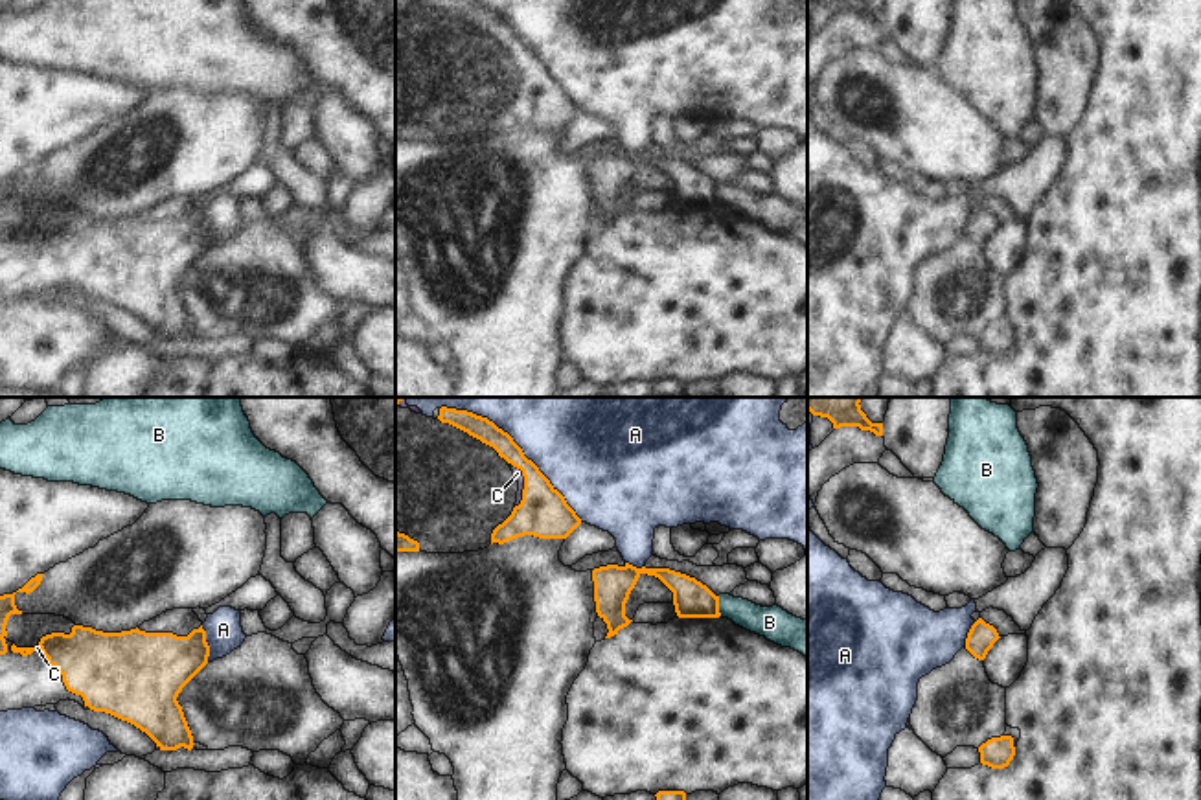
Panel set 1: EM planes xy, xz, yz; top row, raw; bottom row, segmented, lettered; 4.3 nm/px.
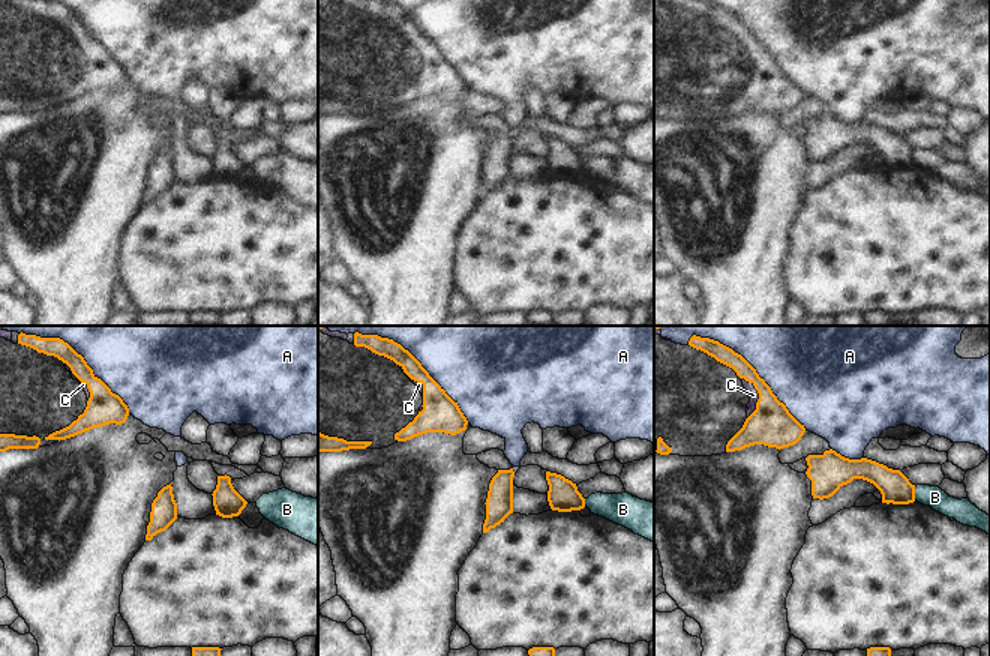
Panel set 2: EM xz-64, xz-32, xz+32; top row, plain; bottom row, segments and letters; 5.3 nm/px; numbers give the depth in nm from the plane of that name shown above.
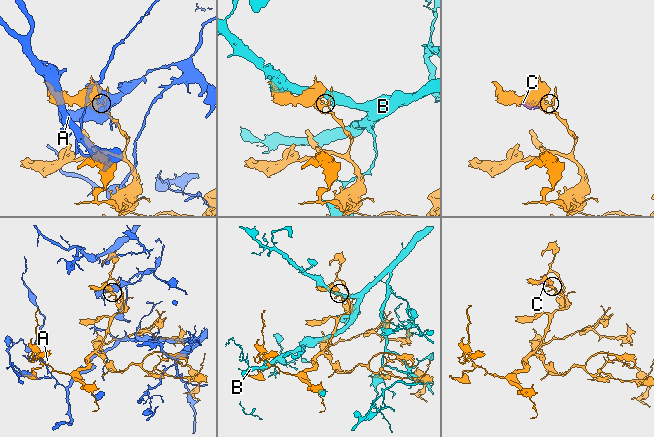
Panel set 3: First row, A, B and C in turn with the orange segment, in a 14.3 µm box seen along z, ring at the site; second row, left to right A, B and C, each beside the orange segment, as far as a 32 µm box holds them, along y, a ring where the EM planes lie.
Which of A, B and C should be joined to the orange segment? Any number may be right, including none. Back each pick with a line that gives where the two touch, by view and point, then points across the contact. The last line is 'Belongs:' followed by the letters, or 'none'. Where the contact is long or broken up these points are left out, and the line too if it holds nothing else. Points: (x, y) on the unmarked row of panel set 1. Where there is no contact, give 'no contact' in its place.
C: xz (525, 70)
Belongs: C

